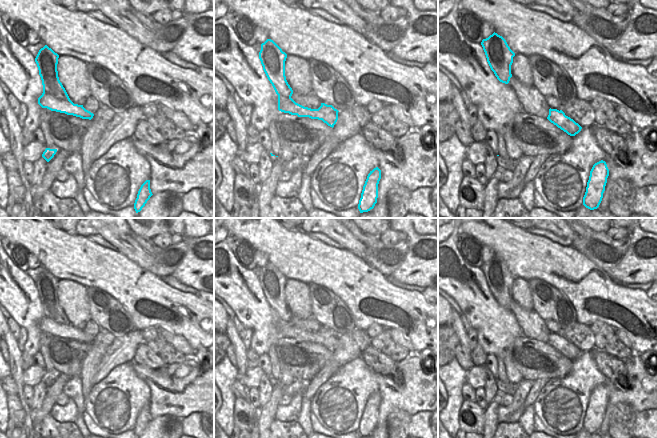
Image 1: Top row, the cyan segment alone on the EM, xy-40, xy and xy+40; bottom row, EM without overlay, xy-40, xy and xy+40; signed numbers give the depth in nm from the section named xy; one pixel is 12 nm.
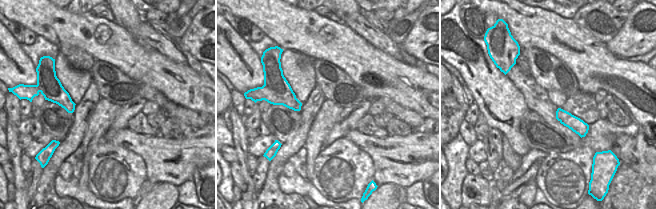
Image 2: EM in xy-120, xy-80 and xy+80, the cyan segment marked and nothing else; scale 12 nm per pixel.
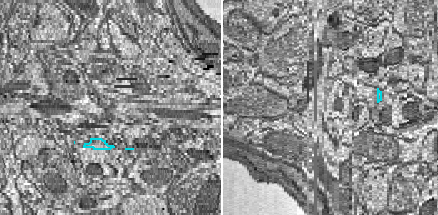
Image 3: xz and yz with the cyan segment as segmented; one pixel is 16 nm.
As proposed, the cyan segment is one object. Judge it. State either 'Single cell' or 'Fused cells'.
Fused cells.

